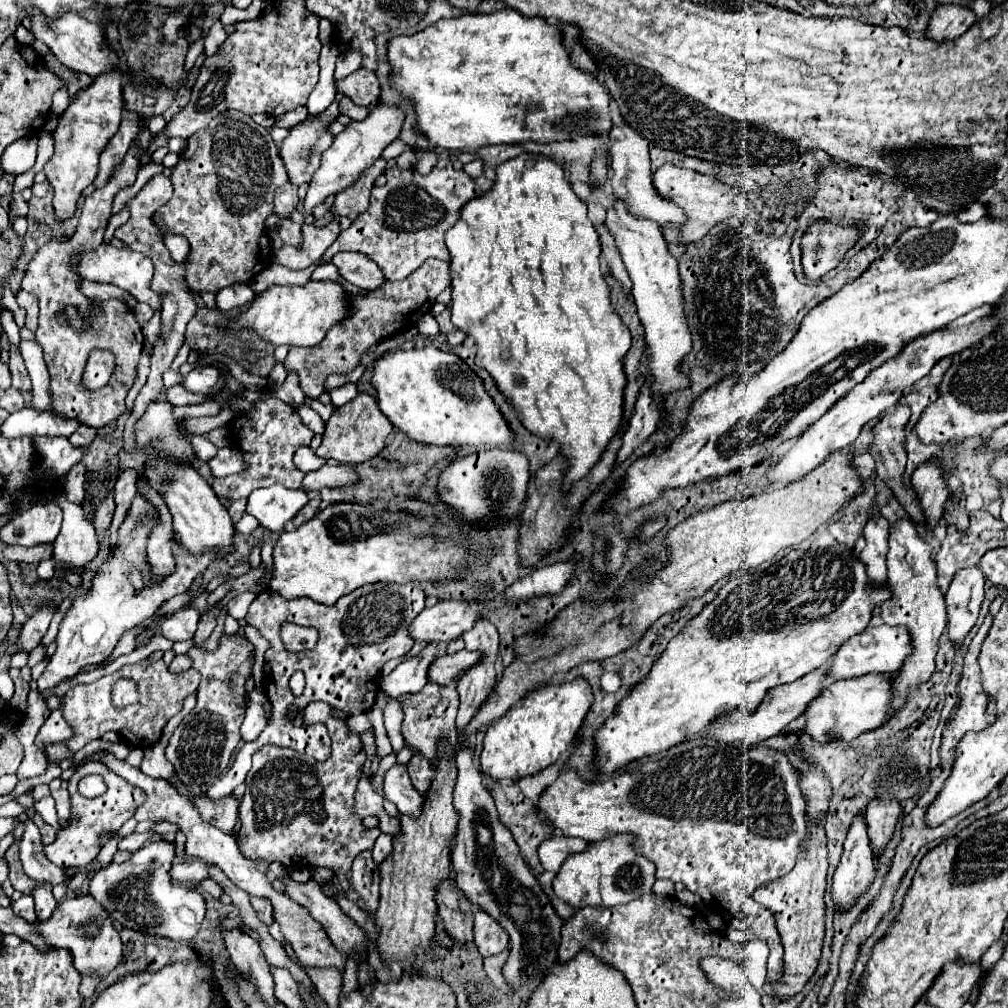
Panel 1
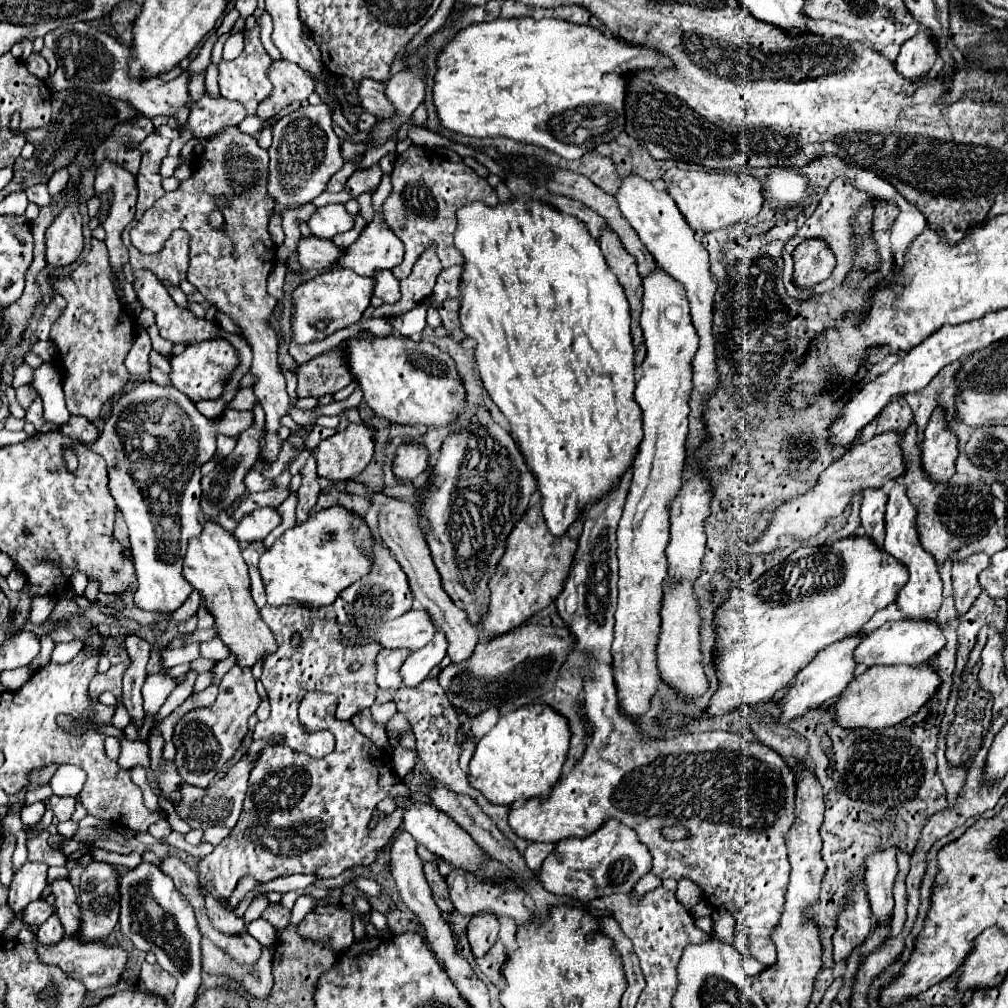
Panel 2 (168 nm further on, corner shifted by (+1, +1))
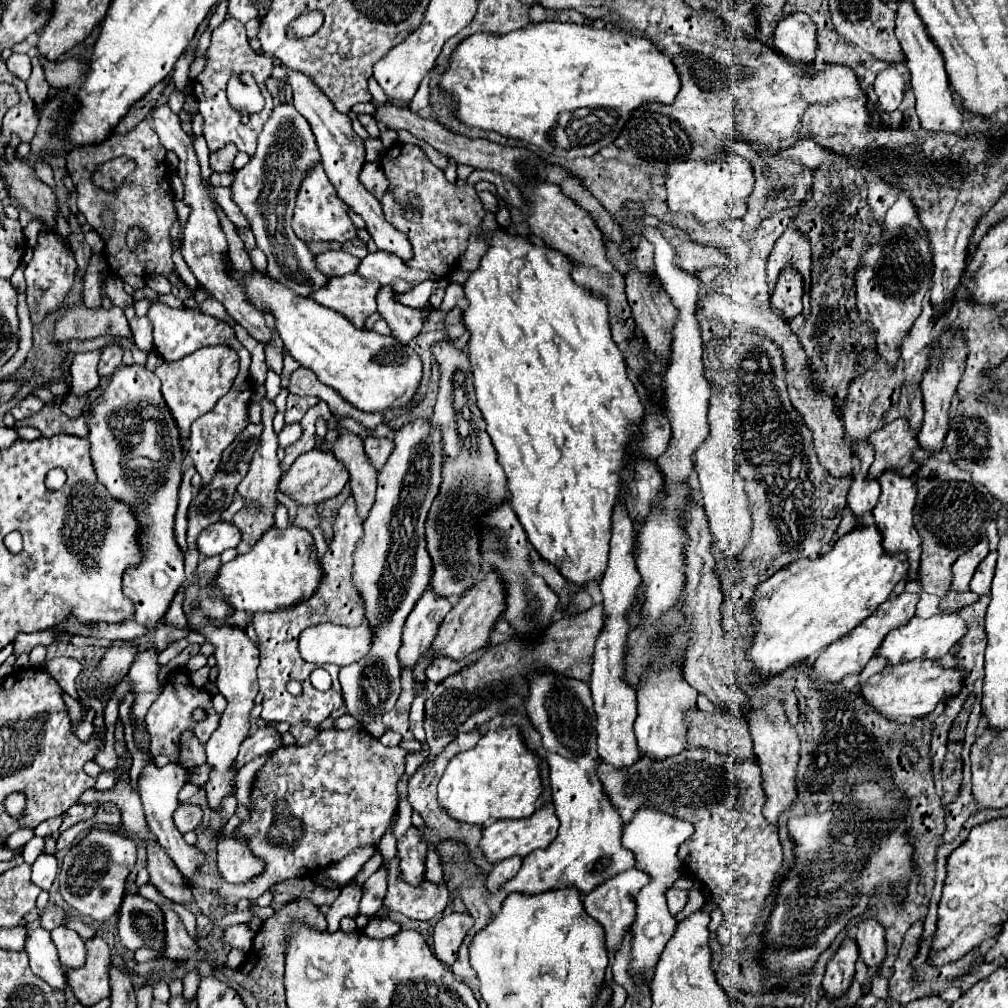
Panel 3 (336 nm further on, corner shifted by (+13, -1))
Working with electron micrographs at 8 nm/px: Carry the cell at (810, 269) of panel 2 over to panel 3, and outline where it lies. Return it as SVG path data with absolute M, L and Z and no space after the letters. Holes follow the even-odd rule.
M786 268L778 282L776 288L770 296L770 304L774 310L778 310L782 314L782 318L786 322L792 322L796 316L800 316L802 312L802 276L798 272L790 272L790 268Z

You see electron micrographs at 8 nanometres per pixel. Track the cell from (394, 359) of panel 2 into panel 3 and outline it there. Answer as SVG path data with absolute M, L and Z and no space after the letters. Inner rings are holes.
M230 268L232 278L242 282L244 292L254 308L270 312L276 320L276 330L284 342L288 354L304 368L310 368L318 380L334 388L344 400L364 412L400 410L410 404L418 382L422 378L422 362L418 354L394 340L392 336L380 336L372 330L358 330L342 314L294 294L284 284L274 282L268 274L252 270L250 274Z

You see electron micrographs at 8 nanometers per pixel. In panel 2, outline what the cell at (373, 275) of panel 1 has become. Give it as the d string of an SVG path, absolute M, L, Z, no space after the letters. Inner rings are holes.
M384 270L382 274L374 274L374 296L382 298L382 302L396 302L400 298L400 288L398 288L398 280L392 276L390 270Z

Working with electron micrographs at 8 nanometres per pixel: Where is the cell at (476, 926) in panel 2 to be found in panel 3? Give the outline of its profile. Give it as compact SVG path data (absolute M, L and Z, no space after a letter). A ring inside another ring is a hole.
M448 914L434 926L434 954L444 966L452 966L458 948L474 920L468 914Z

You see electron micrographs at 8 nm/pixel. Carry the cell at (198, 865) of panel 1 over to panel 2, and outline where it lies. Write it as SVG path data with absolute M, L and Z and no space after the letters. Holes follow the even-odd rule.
M308 692L300 704L300 722L310 728L309 733L320 728L334 732L336 750L322 760L314 760L304 752L297 753L282 745L266 746L260 752L250 770L238 824L230 836L198 862L198 874L210 880L222 898L230 898L236 882L244 874L260 882L290 874L332 878L346 868L372 864L376 852L390 842L402 822L402 810L396 808L394 814L374 830L368 828L376 804L390 796L392 786L402 786L402 796L408 796L408 788L394 776L386 752L376 748L350 720L336 718L336 696Z

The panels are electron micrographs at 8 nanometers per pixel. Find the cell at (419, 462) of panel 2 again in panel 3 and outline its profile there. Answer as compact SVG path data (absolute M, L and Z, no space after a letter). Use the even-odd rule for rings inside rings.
M416 418L396 430L394 442L396 448L378 474L376 502L364 520L364 536L354 552L354 586L362 592L366 622L370 626L380 626L378 640L374 640L370 652L362 660L340 668L346 714L356 718L360 726L390 712L400 696L400 626L404 626L414 602L426 590L432 568L426 550L424 522L442 482L442 436L428 418Z

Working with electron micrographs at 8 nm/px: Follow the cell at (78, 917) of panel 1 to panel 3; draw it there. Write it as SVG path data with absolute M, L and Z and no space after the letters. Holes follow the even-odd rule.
M94 828L76 846L64 852L58 872L60 894L64 902L80 916L92 920L108 920L120 908L126 880L132 872L132 868L128 866L134 864L136 864L136 844L132 838L116 830Z

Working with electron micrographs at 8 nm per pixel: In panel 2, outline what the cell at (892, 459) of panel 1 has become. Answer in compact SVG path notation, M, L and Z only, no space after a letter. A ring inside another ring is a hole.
M912 422L900 438L900 448L906 464L906 472L898 476L898 482L906 486L906 496L916 506L918 534L924 550L928 550L938 566L956 550L984 538L992 526L992 494L986 482L972 484L968 476L956 474L954 484L932 484L920 464L920 450L916 446L916 422Z

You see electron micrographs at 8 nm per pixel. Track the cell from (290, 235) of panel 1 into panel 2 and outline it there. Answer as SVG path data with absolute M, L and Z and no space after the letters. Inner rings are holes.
M314 236L300 238L298 242L298 262L306 270L324 270L336 264L336 258L342 254L340 248L330 240L318 240Z

